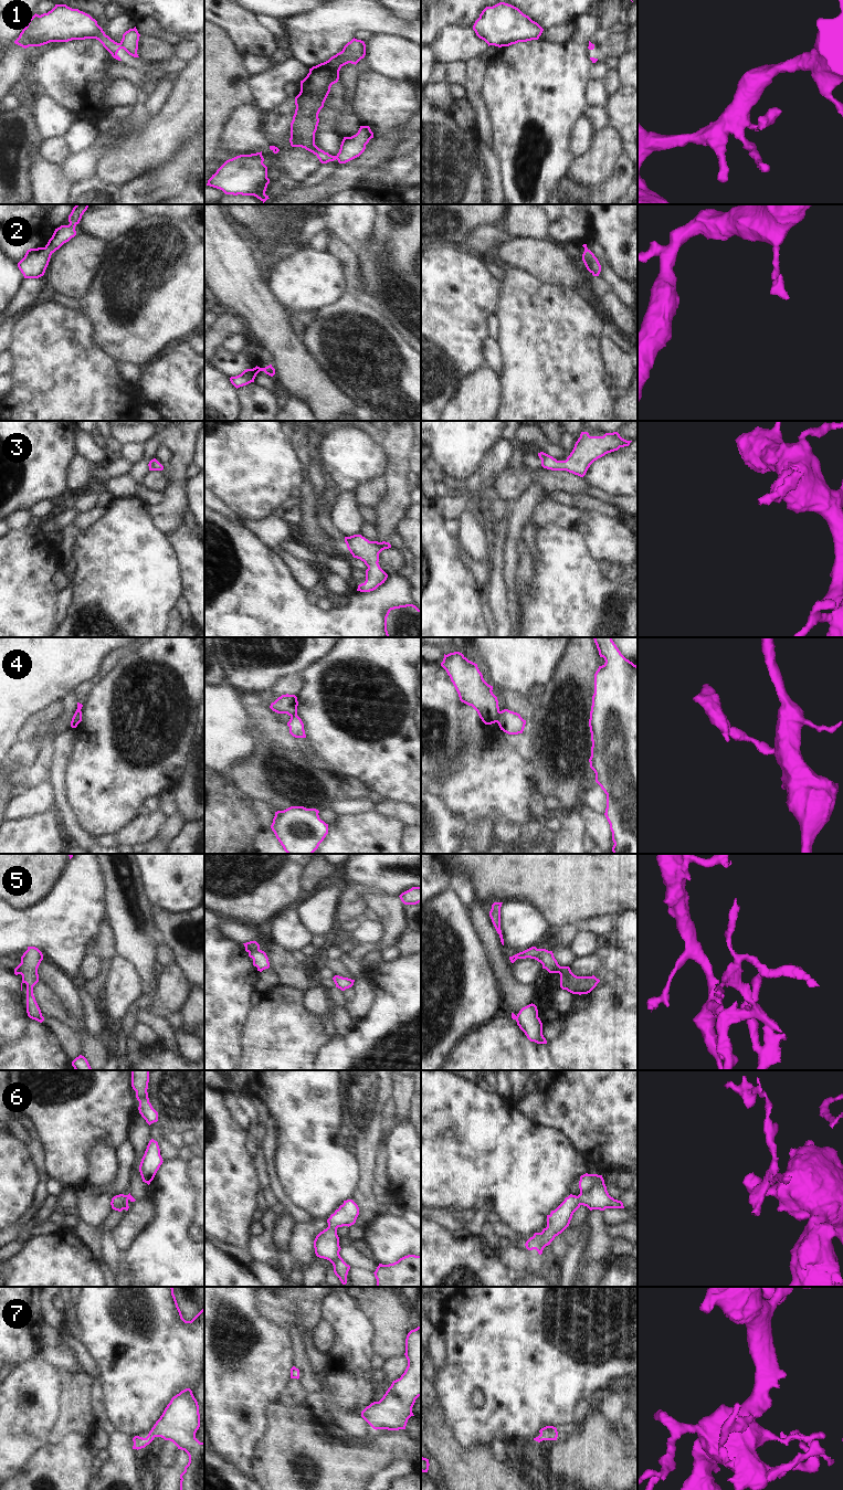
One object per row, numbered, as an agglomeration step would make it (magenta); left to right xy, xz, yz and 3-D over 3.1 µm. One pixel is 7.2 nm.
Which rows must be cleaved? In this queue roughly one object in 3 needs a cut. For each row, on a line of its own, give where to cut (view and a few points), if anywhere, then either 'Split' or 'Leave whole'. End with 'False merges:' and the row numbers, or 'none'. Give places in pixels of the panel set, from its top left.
1: Split along xy (118, 43), (122, 48). Split
2: No split. Leave whole
3: No split. Leave whole
4: Split along yz (499, 711), (496, 721). Split
5: Split along xz (259, 948), (249, 952). Split
6: No split. Leave whole
7: No split. Leave whole
False merges: 1, 4, 5.

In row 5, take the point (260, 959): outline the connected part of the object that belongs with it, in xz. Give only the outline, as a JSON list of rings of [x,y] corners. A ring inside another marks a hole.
[[[260,949],[249,952],[249,957],[253,959],[253,965],[257,968],[257,971],[262,972],[270,968],[270,962],[266,953]]]

